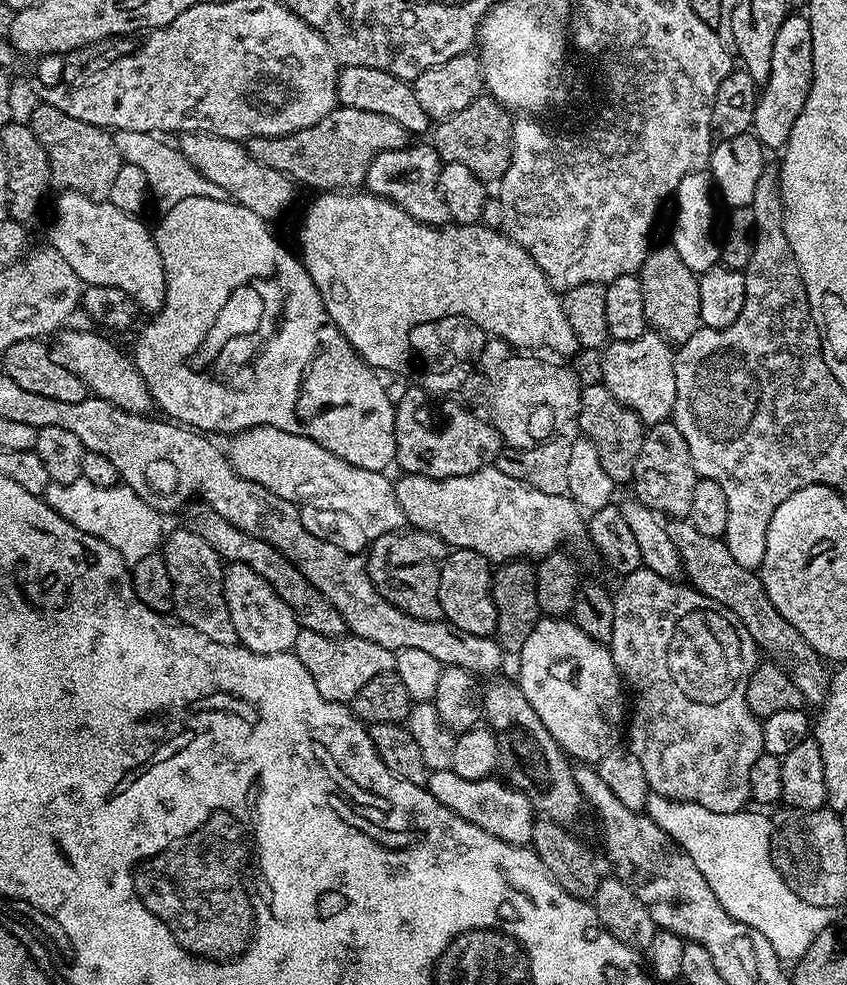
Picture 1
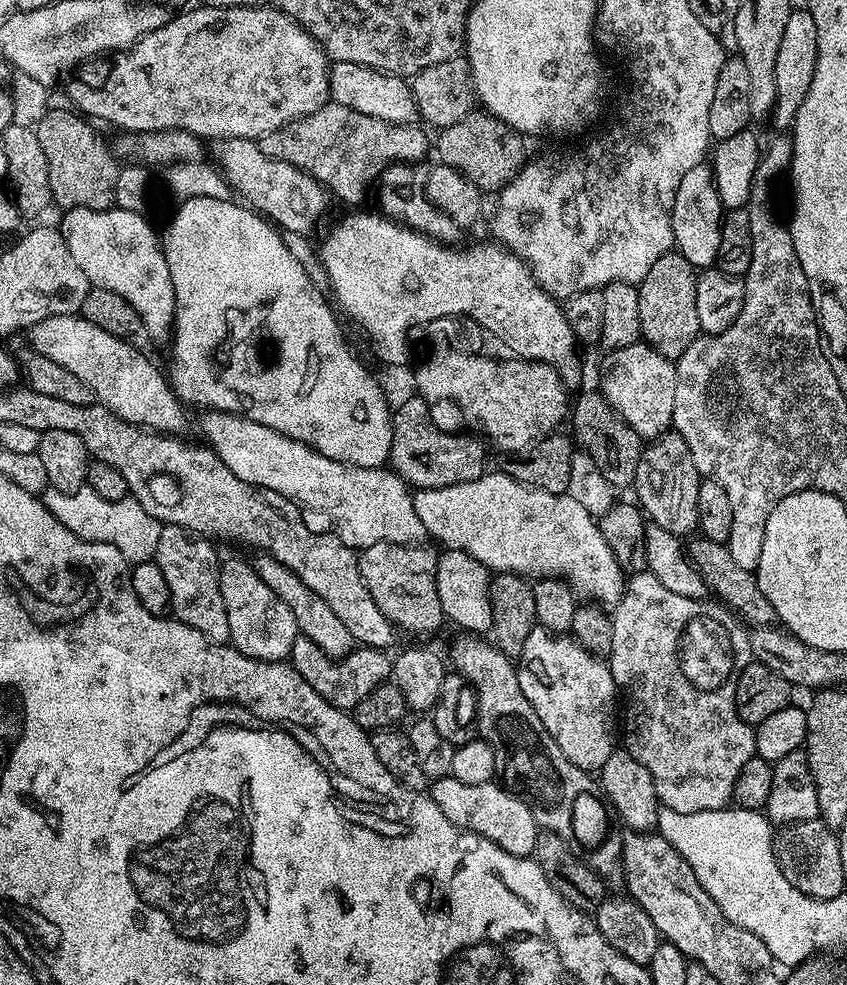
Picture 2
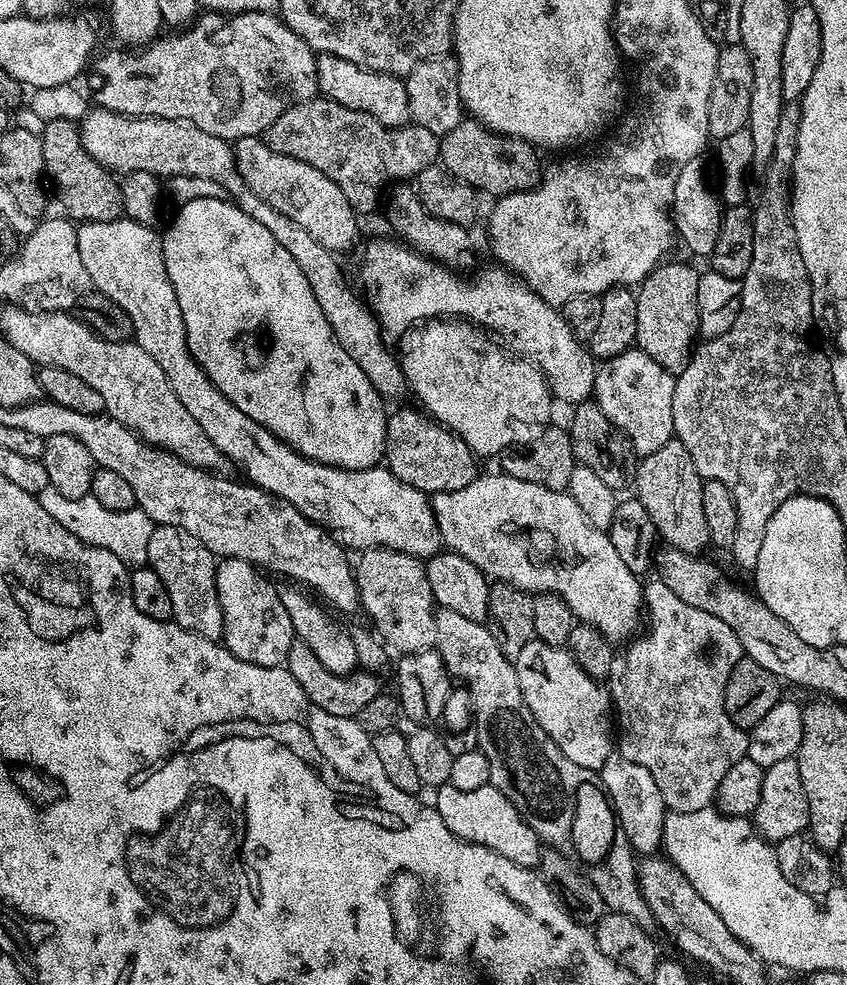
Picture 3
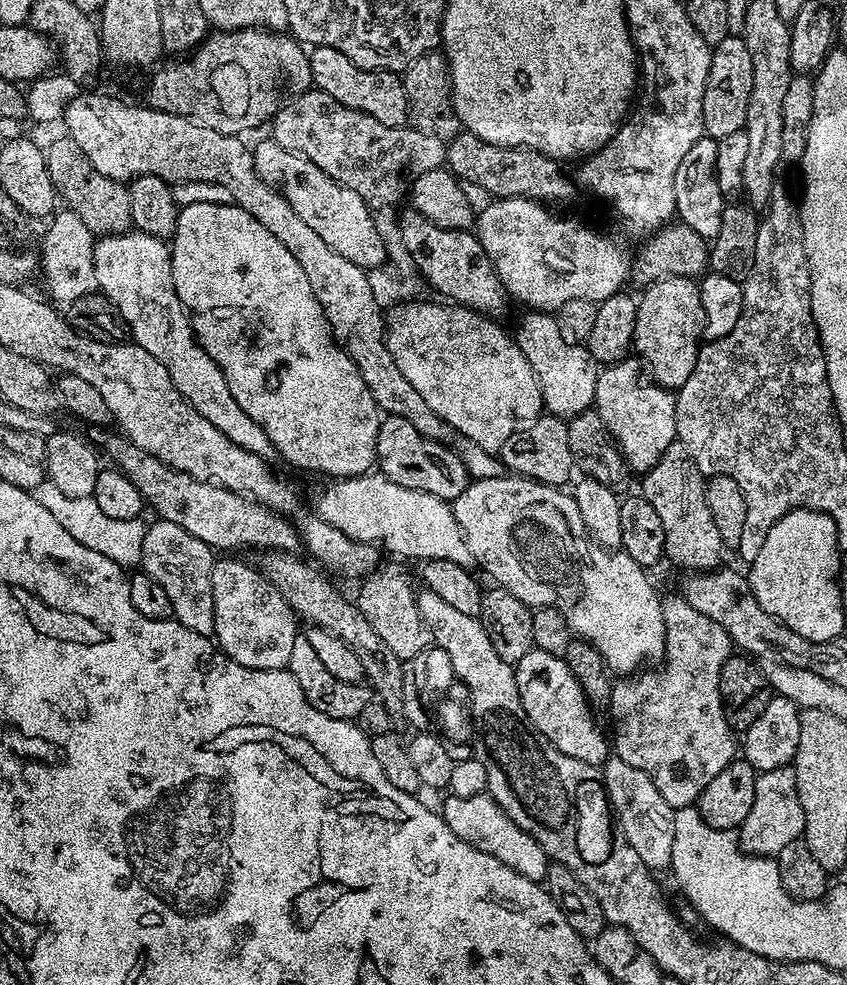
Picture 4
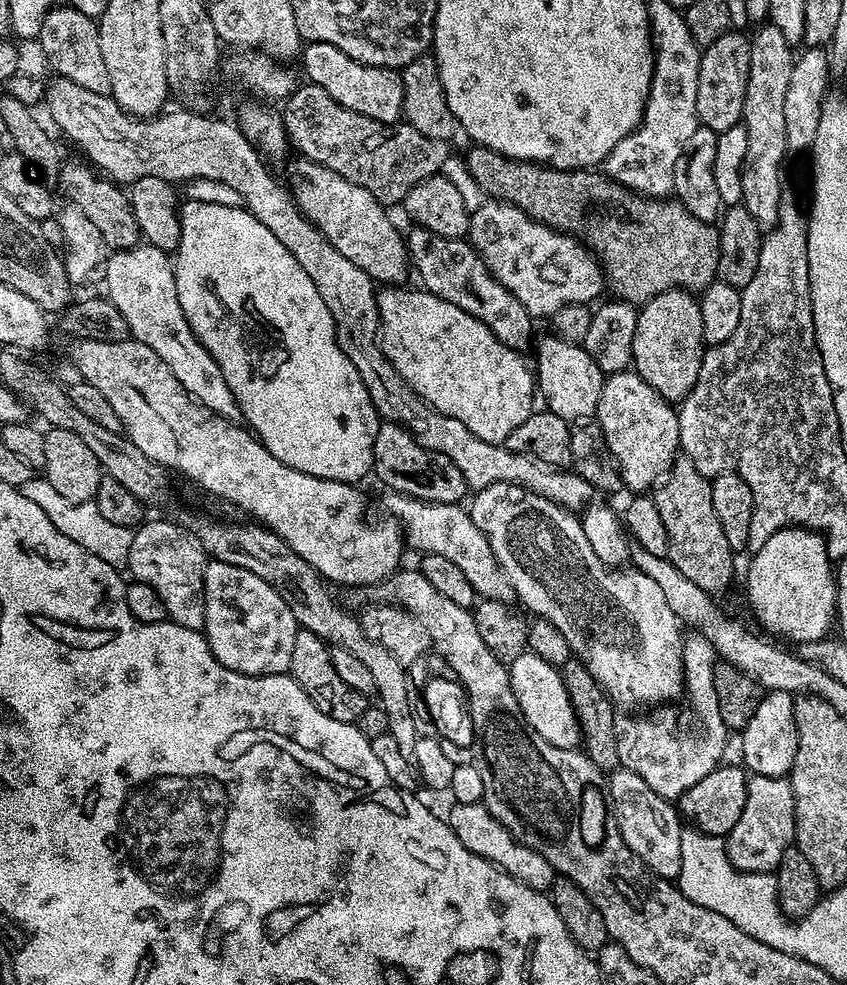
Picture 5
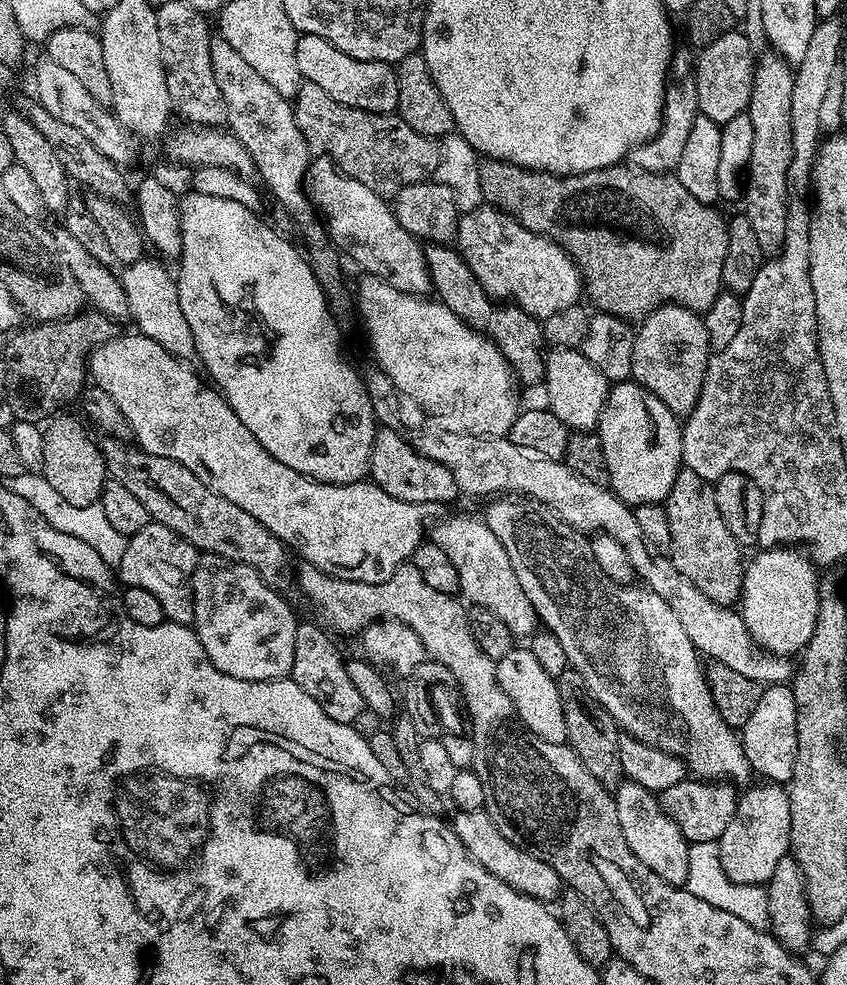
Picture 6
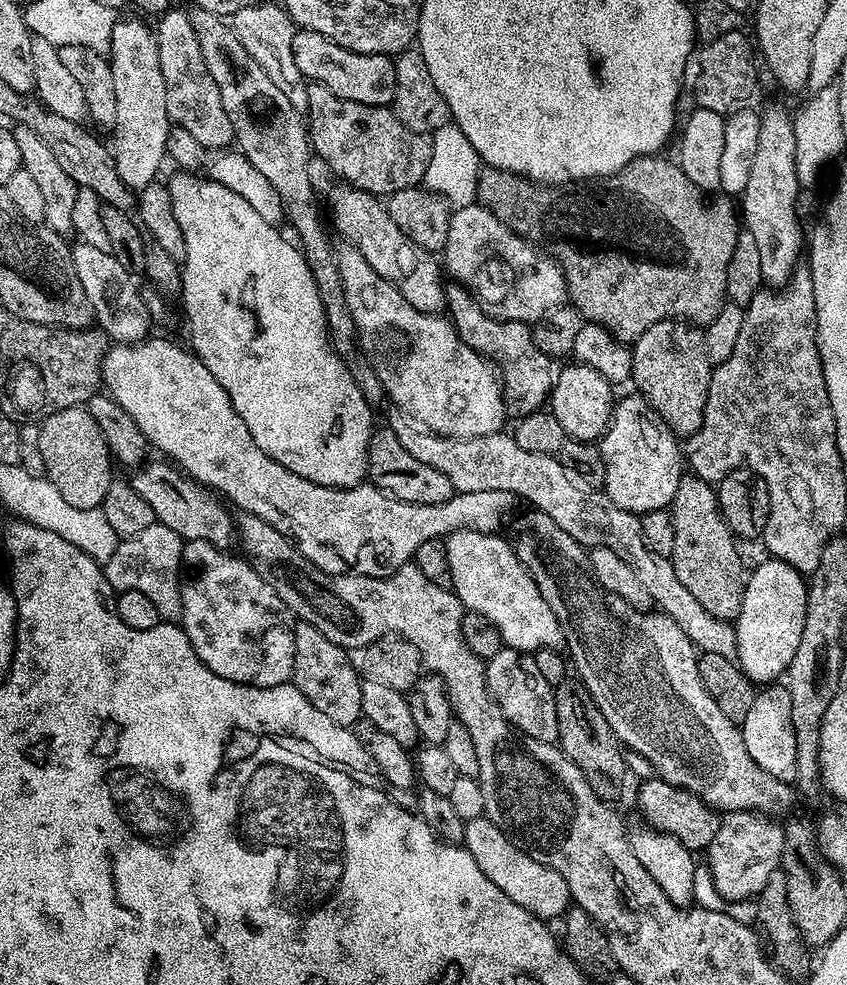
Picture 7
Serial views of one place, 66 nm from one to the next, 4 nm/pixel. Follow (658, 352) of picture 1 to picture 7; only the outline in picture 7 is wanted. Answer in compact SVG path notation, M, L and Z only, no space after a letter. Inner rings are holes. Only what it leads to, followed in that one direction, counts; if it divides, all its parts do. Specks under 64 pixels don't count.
M631 394L615 401L612 421L598 441L606 478L603 493L627 512L643 514L668 508L686 472L681 441L662 422L658 410L644 396Z

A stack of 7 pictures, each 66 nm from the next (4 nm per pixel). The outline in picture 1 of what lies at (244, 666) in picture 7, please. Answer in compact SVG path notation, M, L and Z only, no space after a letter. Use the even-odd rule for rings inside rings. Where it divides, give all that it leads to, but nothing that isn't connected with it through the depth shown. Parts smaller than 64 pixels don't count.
M228 564L224 570L224 593L230 606L230 618L234 618L234 630L237 641L243 647L254 650L258 654L278 654L291 652L294 638L298 638L301 627L296 620L294 610L262 578L255 570L245 564Z

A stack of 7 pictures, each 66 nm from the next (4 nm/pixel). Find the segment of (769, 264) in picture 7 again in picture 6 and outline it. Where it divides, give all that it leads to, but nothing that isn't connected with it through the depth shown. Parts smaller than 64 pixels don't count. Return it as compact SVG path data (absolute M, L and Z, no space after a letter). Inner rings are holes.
M764 50L759 53L754 74L754 86L748 103L748 117L754 125L754 147L744 181L743 211L754 226L758 242L766 254L779 252L786 234L787 171L792 157L790 130L790 97L794 91L794 68L777 52Z

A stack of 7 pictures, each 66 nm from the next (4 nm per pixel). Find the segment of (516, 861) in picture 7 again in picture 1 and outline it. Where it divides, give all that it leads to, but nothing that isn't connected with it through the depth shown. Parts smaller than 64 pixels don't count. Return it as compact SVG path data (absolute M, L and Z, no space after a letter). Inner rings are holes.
M451 768L428 773L427 790L442 802L458 818L466 818L466 822L474 822L474 826L482 826L486 834L494 834L494 838L502 838L502 842L528 846L532 843L532 825L534 809L526 794L517 792L511 784L500 778L471 780L454 774Z

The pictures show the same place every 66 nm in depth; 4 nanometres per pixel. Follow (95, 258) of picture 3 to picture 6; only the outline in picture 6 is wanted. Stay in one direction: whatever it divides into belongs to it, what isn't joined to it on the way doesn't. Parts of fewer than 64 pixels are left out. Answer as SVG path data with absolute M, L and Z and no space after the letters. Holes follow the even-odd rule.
M141 258L127 265L119 273L122 290L125 291L129 306L128 315L131 322L137 324L139 335L154 338L170 354L181 358L191 357L196 351L194 334L190 334L190 326L182 315L182 306L178 302L178 290L173 273L168 273L161 261ZM445 515L431 525L430 540L431 543L442 546L450 562L454 562L458 570L460 592L469 605L498 614L498 618L502 618L502 622L506 622L512 631L513 637L528 638L537 631L536 610L518 582L518 574L514 574L514 566L510 566L510 558L506 558L506 550L502 550L502 544L498 542L494 530L490 530L490 526L479 515Z

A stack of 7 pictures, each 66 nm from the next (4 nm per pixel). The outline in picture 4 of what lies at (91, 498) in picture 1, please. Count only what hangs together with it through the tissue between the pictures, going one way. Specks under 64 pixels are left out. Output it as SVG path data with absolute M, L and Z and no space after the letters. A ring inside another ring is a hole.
M44 479L34 494L50 514L54 514L55 520L63 526L82 546L90 546L90 550L98 550L105 558L110 558L119 568L132 570L139 565L141 558L142 538L144 537L145 525L140 522L130 522L126 518L109 518L107 514L102 514L102 509L98 507L98 502L92 499L71 500L54 486L54 482Z

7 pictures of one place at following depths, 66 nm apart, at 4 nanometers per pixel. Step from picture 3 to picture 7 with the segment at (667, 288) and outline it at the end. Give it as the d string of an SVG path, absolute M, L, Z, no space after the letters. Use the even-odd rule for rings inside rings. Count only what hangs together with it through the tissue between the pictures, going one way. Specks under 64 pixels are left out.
M687 320L654 322L631 345L632 378L635 391L658 410L662 422L678 438L693 436L702 426L713 364L706 358L704 333Z

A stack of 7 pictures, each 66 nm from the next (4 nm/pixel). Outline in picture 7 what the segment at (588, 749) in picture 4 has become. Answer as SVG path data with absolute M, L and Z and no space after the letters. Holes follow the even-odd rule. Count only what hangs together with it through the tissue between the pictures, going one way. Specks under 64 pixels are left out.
M502 647L484 665L484 684L488 695L498 702L504 717L516 731L538 742L556 744L558 741L558 710L554 710L554 685L542 678L535 655Z

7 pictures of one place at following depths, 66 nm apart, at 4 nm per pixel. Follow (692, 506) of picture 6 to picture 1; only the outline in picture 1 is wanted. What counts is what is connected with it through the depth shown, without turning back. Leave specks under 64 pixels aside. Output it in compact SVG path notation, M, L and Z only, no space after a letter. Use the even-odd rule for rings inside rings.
M671 419L651 425L645 431L642 451L638 454L638 462L631 478L631 483L636 484L635 499L665 517L684 518L688 516L690 502L694 499L697 479L690 458L690 446L686 446L682 430L678 430L678 426L673 424Z

